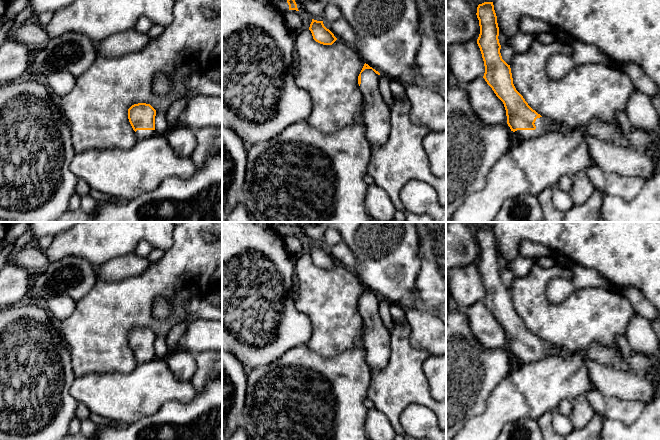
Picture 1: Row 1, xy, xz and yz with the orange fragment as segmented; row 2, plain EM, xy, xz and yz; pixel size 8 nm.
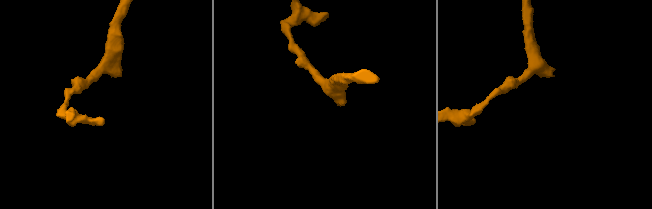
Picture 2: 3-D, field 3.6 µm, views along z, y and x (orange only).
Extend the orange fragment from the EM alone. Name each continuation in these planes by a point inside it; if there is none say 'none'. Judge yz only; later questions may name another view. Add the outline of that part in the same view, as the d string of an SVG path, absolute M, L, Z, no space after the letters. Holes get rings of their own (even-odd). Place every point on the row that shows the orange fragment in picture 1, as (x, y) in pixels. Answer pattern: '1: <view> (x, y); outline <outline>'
1: yz (617, 157); outline M540 117L535 121L535 130L517 130L523 139L536 138L551 131L568 134L581 129L588 145L590 156L606 174L616 173L627 177L642 177L646 181L657 172L656 164L650 154L631 149L624 142L606 142L583 131L583 127L571 128L550 118Z

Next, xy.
1: xy (141, 134); outline M137 130L135 133L138 139L145 139L155 135L155 130Z

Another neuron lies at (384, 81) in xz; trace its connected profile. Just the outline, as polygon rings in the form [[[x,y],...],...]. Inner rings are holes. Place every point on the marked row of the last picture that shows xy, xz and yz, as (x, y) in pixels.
[[[385,74],[379,75],[379,90],[380,93],[385,101],[385,103],[390,107],[393,102],[393,95],[391,93],[391,90],[389,88],[389,84],[391,82],[391,79],[386,76]]]

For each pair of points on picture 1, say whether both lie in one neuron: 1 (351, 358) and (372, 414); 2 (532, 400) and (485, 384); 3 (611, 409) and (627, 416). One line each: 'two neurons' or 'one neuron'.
1: two neurons
2: two neurons
3: one neuron

